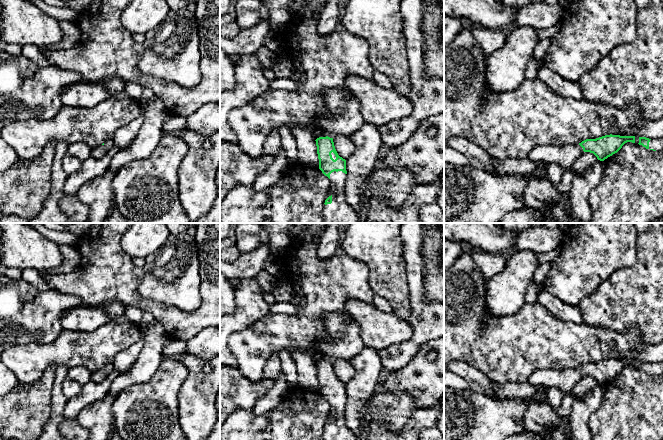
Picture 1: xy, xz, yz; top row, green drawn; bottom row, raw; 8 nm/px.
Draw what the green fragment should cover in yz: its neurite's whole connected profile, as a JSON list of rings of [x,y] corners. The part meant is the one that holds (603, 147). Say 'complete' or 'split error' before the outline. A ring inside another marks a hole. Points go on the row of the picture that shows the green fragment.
split error; [[[610,134],[596,139],[586,139],[579,144],[537,145],[530,151],[527,158],[533,162],[543,162],[548,165],[556,163],[565,170],[569,169],[583,152],[593,153],[598,160],[604,161],[617,153],[627,142],[637,143],[653,151],[663,151],[663,138],[649,139]]]

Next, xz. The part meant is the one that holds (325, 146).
split error; [[[337,89],[325,91],[326,117],[322,121],[322,133],[315,140],[319,169],[330,179],[334,194],[325,200],[323,223],[359,223],[359,215],[347,204],[345,182],[346,160],[335,149],[333,138],[350,136],[364,124],[361,105],[355,98],[346,99]]]

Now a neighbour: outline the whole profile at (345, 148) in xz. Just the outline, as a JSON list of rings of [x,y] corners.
[[[337,135],[333,138],[333,142],[338,155],[345,160],[355,151],[355,144],[346,136]]]

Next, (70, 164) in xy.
[[[66,153],[62,159],[62,167],[68,176],[77,172],[81,165],[81,160],[69,155],[68,153]]]

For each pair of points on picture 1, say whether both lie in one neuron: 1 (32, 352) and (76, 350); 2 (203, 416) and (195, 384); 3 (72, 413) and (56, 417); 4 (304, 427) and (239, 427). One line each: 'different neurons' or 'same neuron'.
1: same neuron
2: same neuron
3: different neurons
4: same neuron

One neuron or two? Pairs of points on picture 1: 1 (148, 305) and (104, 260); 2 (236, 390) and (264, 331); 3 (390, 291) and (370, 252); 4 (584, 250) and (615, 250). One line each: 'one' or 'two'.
1: one
2: two
3: one
4: one

